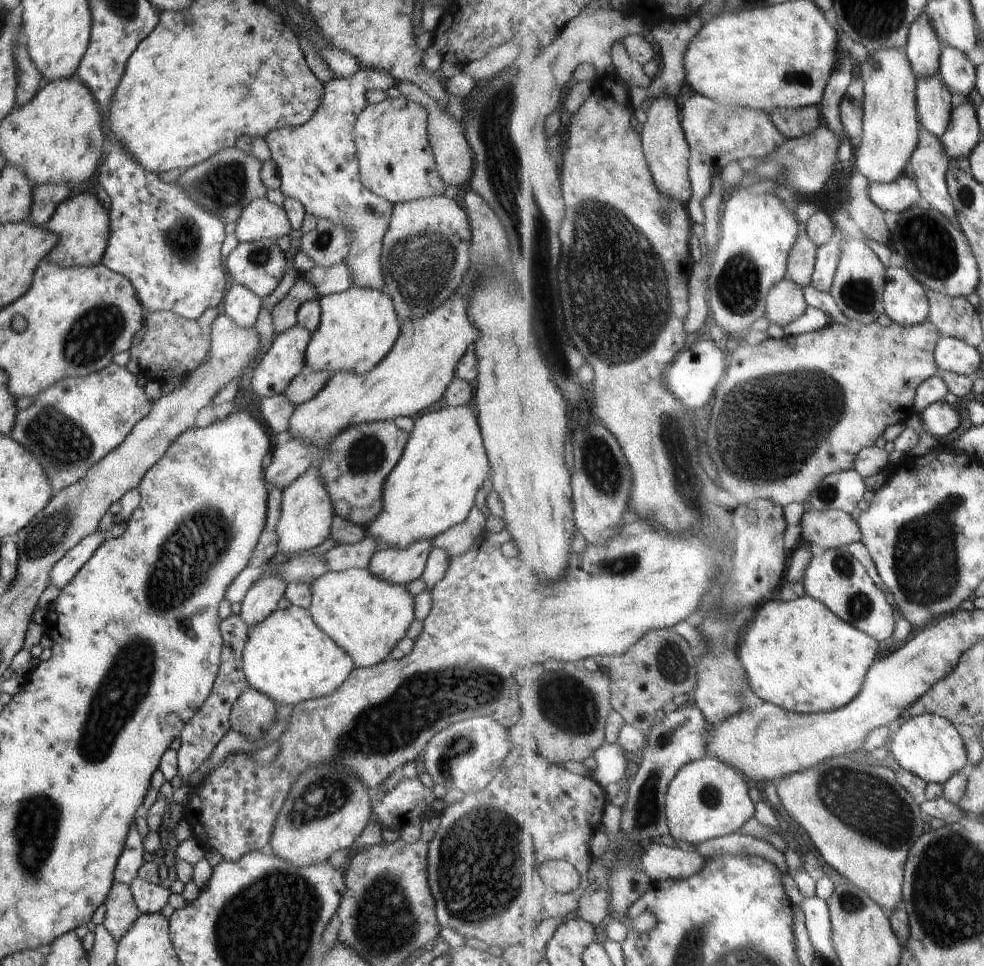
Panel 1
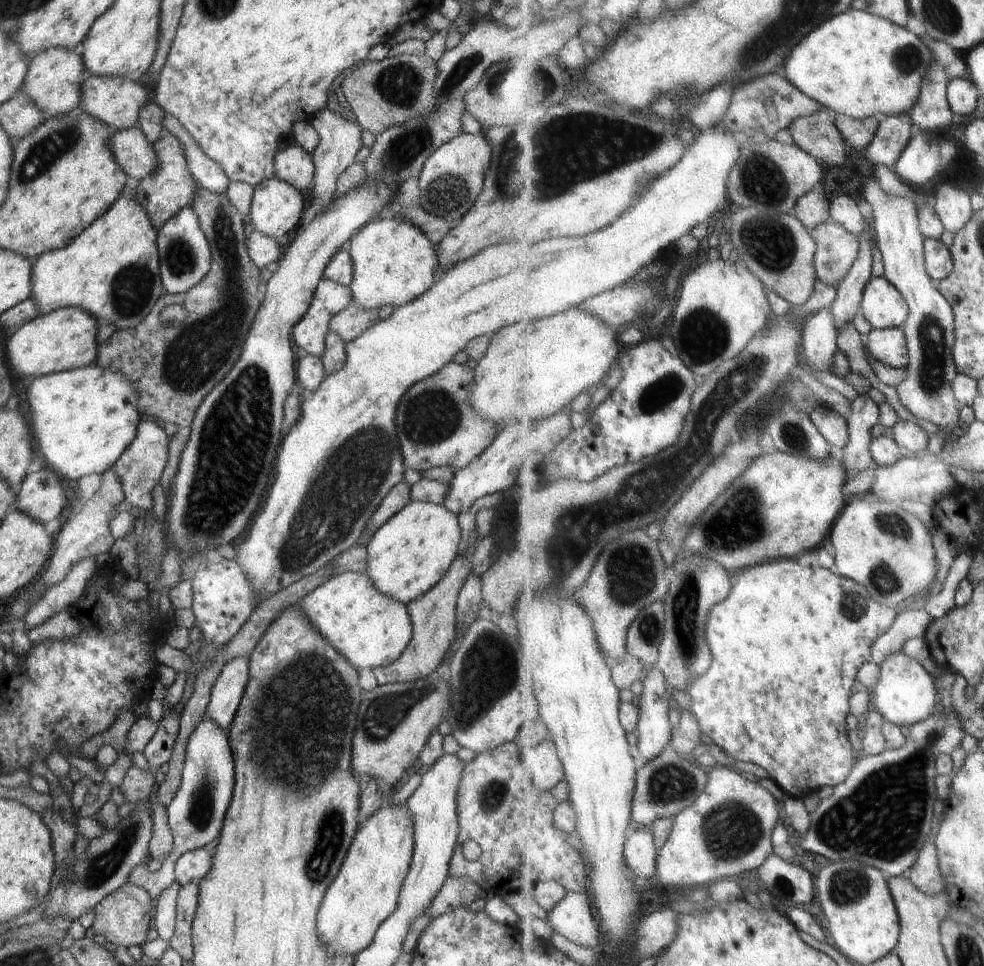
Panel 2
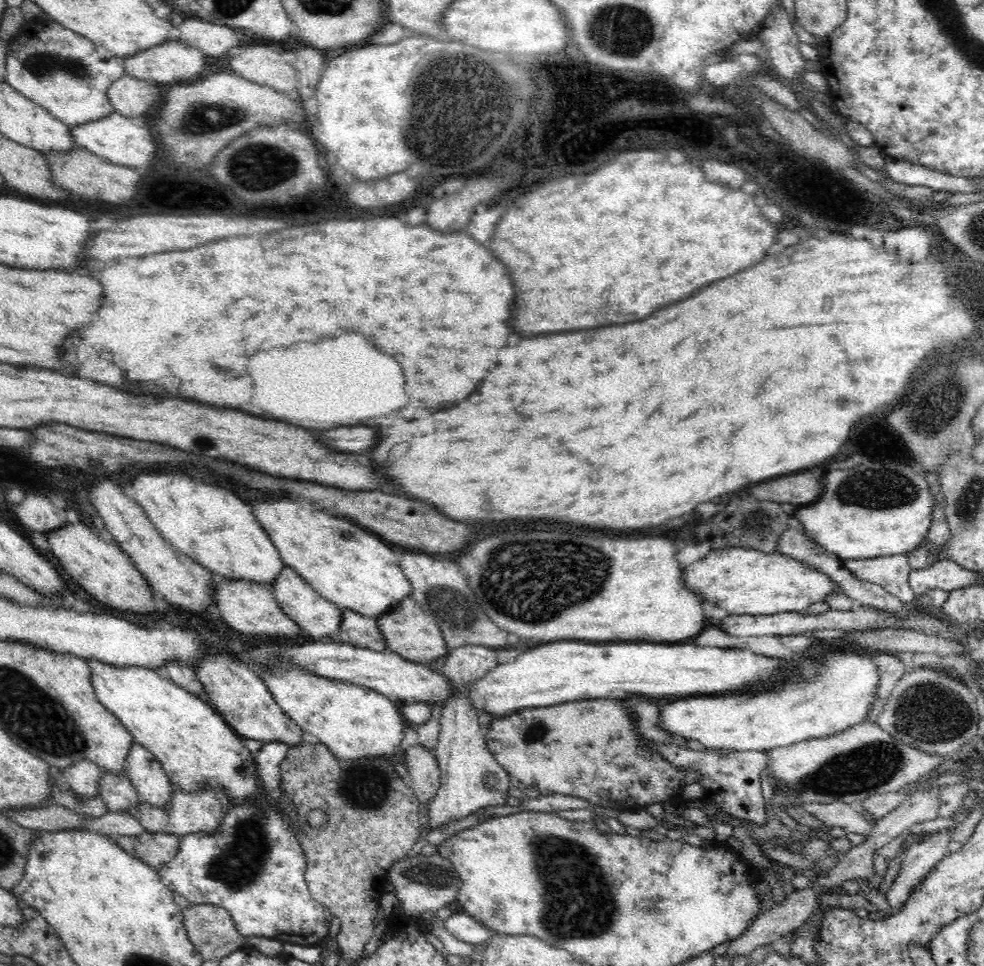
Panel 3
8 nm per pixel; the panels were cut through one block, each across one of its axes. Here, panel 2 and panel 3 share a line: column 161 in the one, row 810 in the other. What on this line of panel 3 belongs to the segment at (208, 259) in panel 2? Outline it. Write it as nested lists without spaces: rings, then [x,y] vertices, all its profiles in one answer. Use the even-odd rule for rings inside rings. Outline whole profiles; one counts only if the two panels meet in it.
[[[264,742],[255,760],[258,777],[262,781],[260,799],[264,797],[264,802],[236,804],[224,792],[221,798],[226,806],[226,816],[224,820],[220,820],[220,828],[216,828],[216,832],[192,832],[181,837],[176,856],[159,866],[157,873],[174,894],[178,893],[191,904],[214,904],[226,908],[242,936],[266,937],[280,942],[314,946],[328,936],[329,913],[313,898],[307,887],[307,860],[304,849],[299,843],[292,820],[279,808],[284,796],[284,791],[280,789],[280,764],[287,758],[287,752],[292,747],[294,746],[283,742]]]

